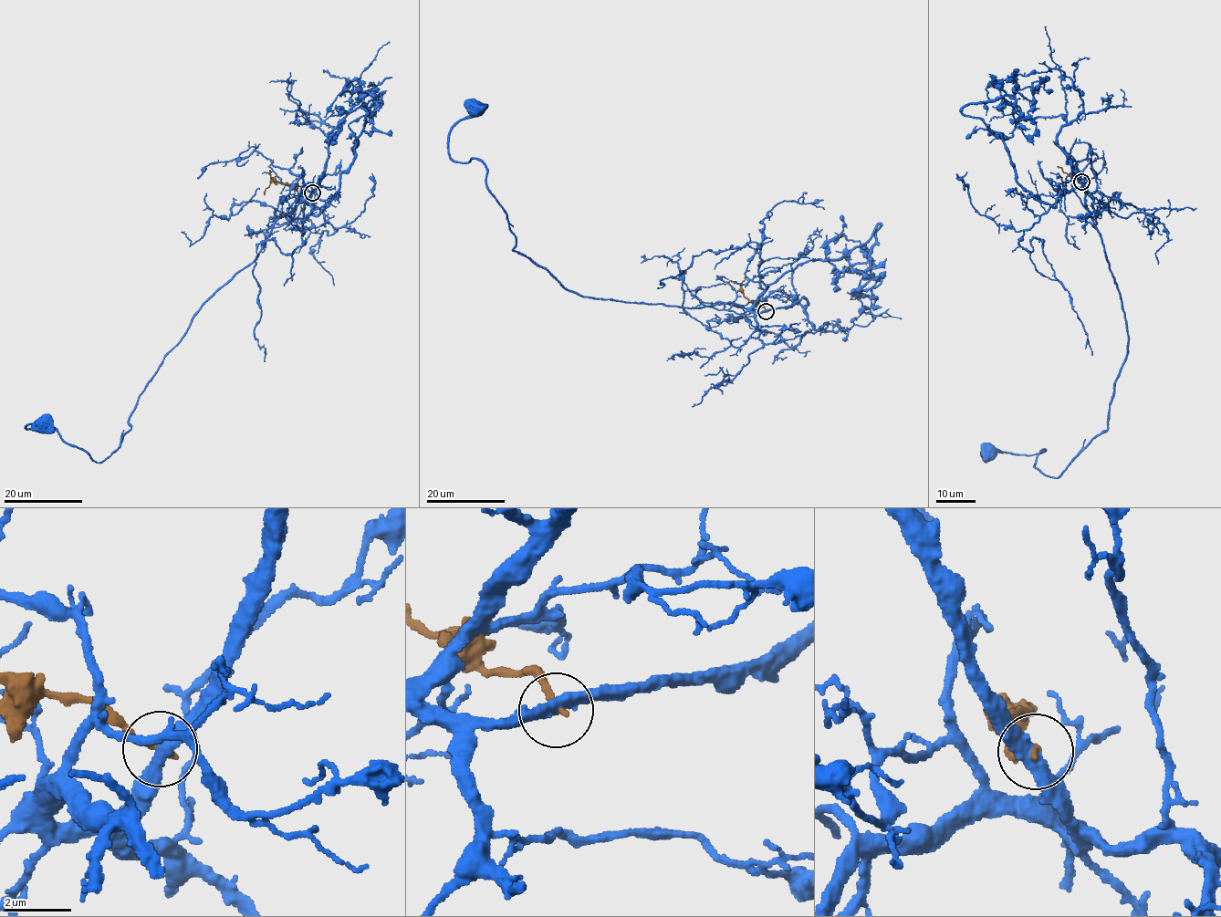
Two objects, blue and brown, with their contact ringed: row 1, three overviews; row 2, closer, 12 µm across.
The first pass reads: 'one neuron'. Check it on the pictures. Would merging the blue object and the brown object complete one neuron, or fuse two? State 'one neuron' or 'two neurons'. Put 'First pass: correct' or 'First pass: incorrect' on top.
First pass: incorrect
two neurons

